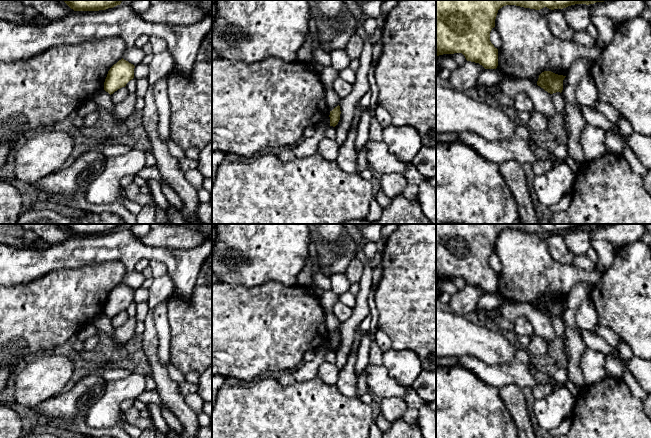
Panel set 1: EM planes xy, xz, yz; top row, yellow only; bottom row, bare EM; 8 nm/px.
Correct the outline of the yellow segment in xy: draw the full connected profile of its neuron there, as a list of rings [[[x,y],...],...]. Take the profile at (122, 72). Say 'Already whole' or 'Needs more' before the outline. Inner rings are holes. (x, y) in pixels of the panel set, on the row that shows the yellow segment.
Already whole. [[[123,58],[114,64],[108,71],[104,82],[104,90],[110,95],[125,87],[134,78],[135,66]]]

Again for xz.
Already whole. [[[338,105],[337,107],[335,107],[332,111],[330,111],[330,126],[333,126],[335,127],[339,120],[340,120],[340,114],[341,114],[341,111],[340,111],[340,106]]]

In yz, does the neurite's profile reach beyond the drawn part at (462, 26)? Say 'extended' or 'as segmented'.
as segmented

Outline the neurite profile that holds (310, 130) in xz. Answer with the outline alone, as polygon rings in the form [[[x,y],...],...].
[[[328,117],[325,121],[323,122],[320,122],[316,125],[311,125],[311,126],[308,126],[305,130],[304,130],[304,133],[303,133],[303,136],[301,138],[301,140],[306,140],[308,138],[310,138],[316,131],[316,129],[320,126],[323,126],[323,125],[328,125],[330,126],[330,117]]]

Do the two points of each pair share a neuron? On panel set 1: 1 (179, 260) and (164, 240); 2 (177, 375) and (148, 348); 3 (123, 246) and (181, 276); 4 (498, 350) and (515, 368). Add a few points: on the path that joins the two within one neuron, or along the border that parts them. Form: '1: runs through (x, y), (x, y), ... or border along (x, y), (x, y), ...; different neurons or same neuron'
1: border along (148, 245), (179, 249), (194, 248); different neurons
2: border along (165, 366), (168, 376), (178, 384); different neurons
3: runs through (138, 250), (162, 254), (169, 261); same neuron
4: border along (517, 349), (504, 363), (484, 361); different neurons

